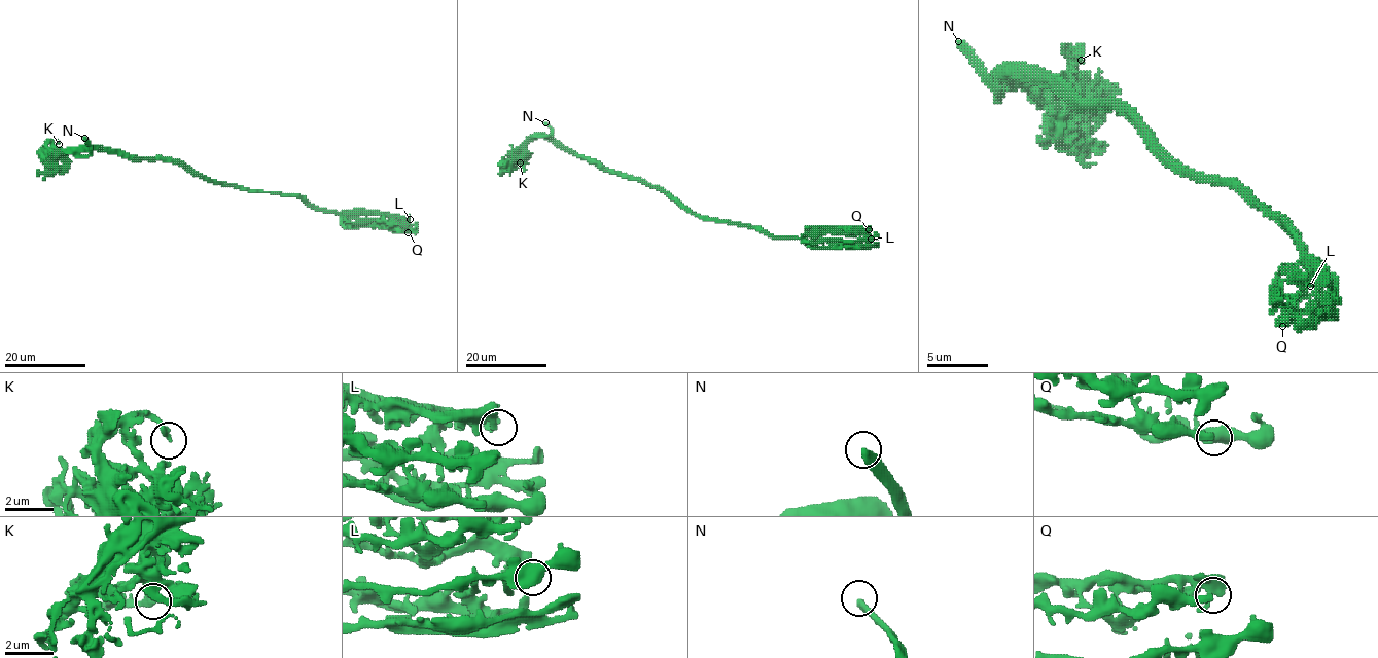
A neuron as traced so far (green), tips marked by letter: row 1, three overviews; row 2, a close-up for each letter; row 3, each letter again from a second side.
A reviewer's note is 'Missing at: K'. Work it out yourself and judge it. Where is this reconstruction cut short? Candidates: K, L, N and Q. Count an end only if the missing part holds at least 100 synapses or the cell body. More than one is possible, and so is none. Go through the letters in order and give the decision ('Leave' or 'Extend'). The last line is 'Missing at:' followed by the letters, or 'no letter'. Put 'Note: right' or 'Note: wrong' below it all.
K: Leave
L: Leave
N: Extend
Q: Leave
Missing at: N
Note: wrong

